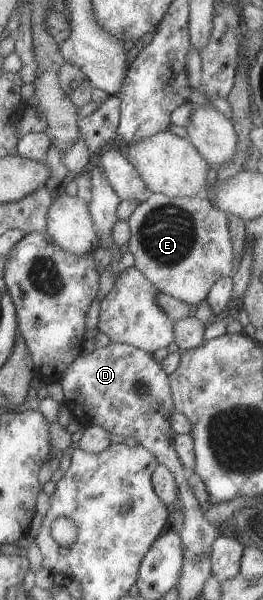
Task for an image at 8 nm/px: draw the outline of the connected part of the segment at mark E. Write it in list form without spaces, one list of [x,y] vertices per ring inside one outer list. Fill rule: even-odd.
[[[149,193],[146,200],[143,203],[139,203],[126,220],[128,227],[130,228],[130,237],[126,245],[128,251],[134,256],[134,267],[147,277],[147,280],[155,286],[159,293],[165,293],[166,295],[172,296],[173,298],[186,302],[188,305],[192,306],[196,306],[198,302],[201,302],[206,297],[211,285],[215,284],[217,280],[231,276],[234,267],[234,256],[232,253],[232,244],[230,241],[226,214],[221,210],[216,209],[210,203],[211,202],[201,195],[195,197],[167,197],[160,193]]]

